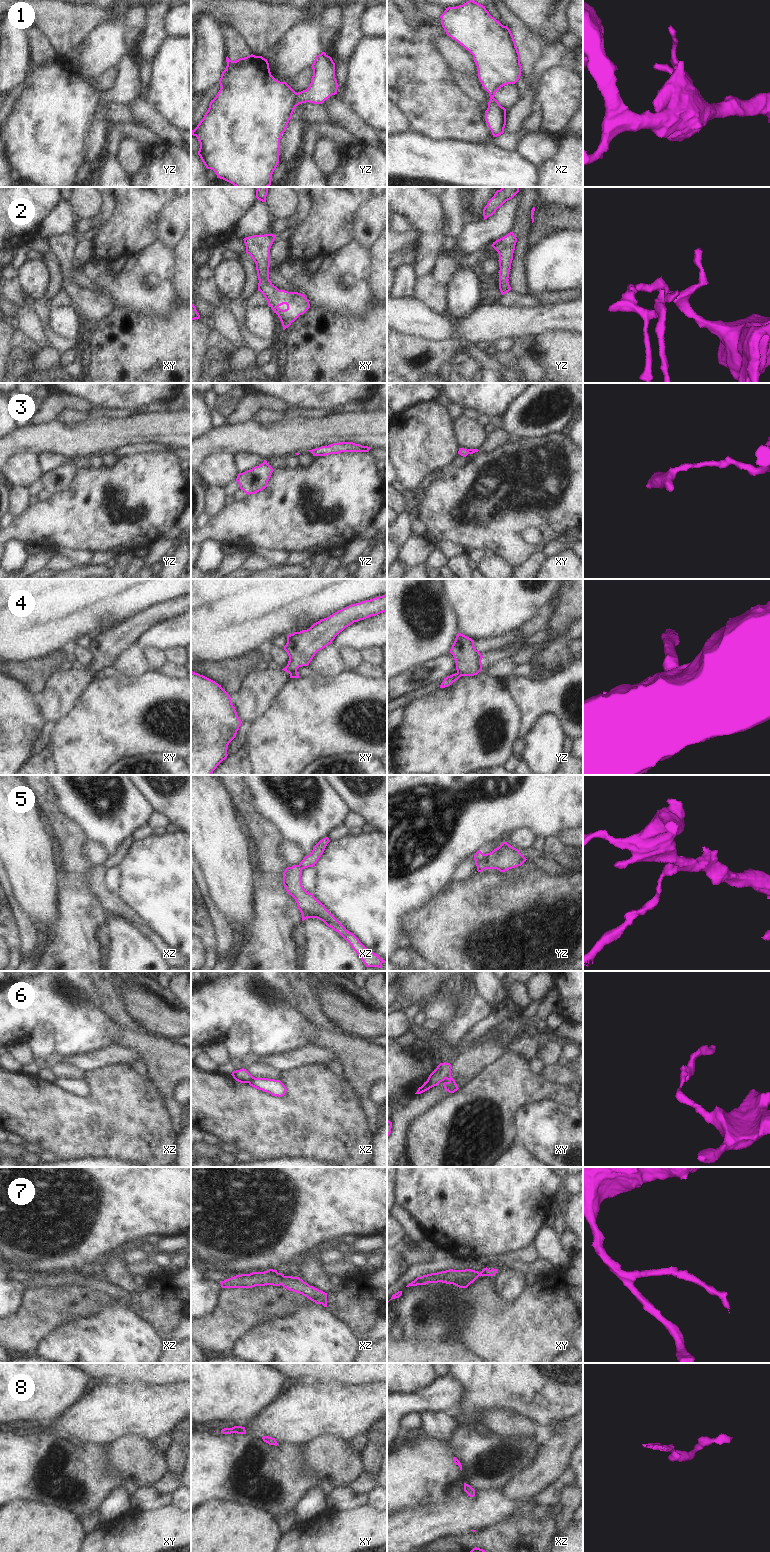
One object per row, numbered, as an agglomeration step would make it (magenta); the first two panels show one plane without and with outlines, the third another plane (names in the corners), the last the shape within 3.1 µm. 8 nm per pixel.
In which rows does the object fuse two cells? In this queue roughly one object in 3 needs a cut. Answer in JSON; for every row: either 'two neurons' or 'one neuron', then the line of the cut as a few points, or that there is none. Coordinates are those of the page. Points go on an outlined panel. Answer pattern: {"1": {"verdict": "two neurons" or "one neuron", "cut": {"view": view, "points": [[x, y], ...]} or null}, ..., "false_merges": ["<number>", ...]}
{"1": {"verdict": "one neuron", "cut": null}, "2": {"verdict": "one neuron", "cut": null}, "3": {"verdict": "one neuron", "cut": null}, "4": {"verdict": "two neurons", "cut": {"view": "yz", "points": [[457, 671], [461, 675]]}}, "5": {"verdict": "two neurons", "cut": {"view": "yz", "points": [[489, 853], [485, 859], [476, 865]]}}, "6": {"verdict": "two neurons", "cut": {"view": "xz", "points": [[253, 1077], [248, 1082]]}}, "7": {"verdict": "one neuron", "cut": null}, "8": {"verdict": "one neuron", "cut": null}, "false_merges": ["4", "5", "6"]}

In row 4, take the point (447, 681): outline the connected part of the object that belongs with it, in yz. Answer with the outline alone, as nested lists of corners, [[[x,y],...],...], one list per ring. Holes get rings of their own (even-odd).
[[[458,672],[450,676],[447,676],[446,678],[444,678],[443,682],[441,683],[440,688],[445,688],[450,686],[453,682],[458,680],[460,677],[461,675]]]

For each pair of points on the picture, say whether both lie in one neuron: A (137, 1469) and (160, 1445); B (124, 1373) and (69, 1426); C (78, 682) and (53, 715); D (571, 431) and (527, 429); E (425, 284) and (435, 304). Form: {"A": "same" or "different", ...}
{"A": "different", "B": "different", "C": "same", "D": "different", "E": "same"}

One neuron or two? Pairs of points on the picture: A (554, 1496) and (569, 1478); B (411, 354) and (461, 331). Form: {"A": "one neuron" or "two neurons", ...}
{"A": "one neuron", "B": "two neurons"}

